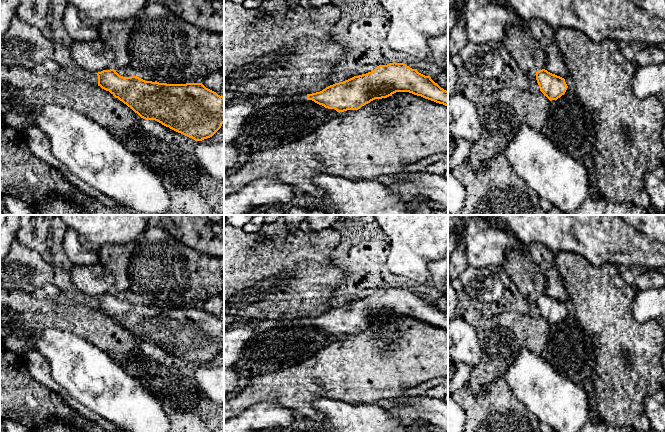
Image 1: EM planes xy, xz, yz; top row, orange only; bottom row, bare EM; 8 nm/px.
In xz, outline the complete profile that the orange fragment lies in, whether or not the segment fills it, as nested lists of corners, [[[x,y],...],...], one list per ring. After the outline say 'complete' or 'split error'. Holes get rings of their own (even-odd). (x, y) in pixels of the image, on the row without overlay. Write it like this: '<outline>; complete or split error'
[[[396,286],[379,289],[371,296],[335,307],[320,316],[295,320],[299,320],[302,324],[312,324],[340,337],[347,334],[358,334],[375,323],[387,322],[396,316],[409,316],[448,331],[448,315],[441,312],[430,300],[425,300],[404,287]]]; split error

